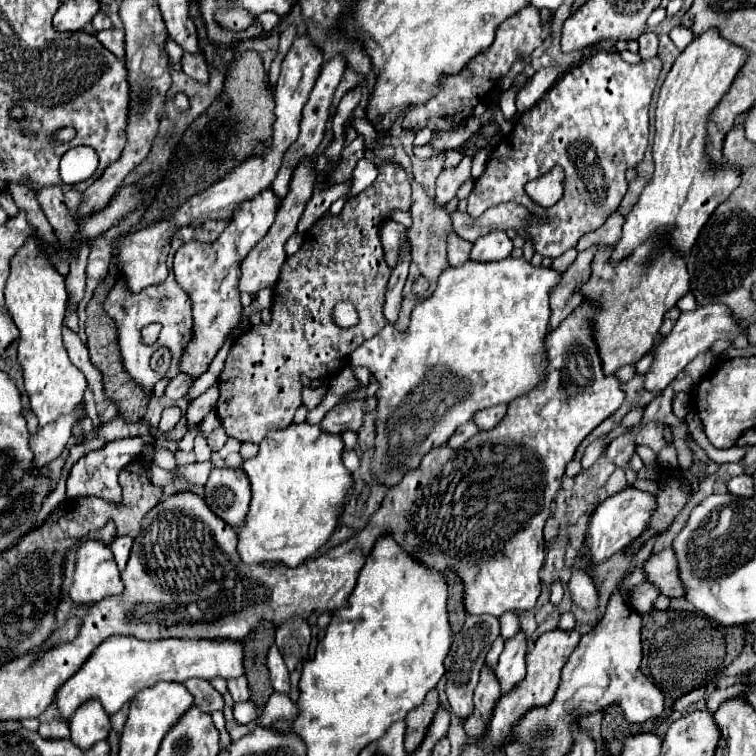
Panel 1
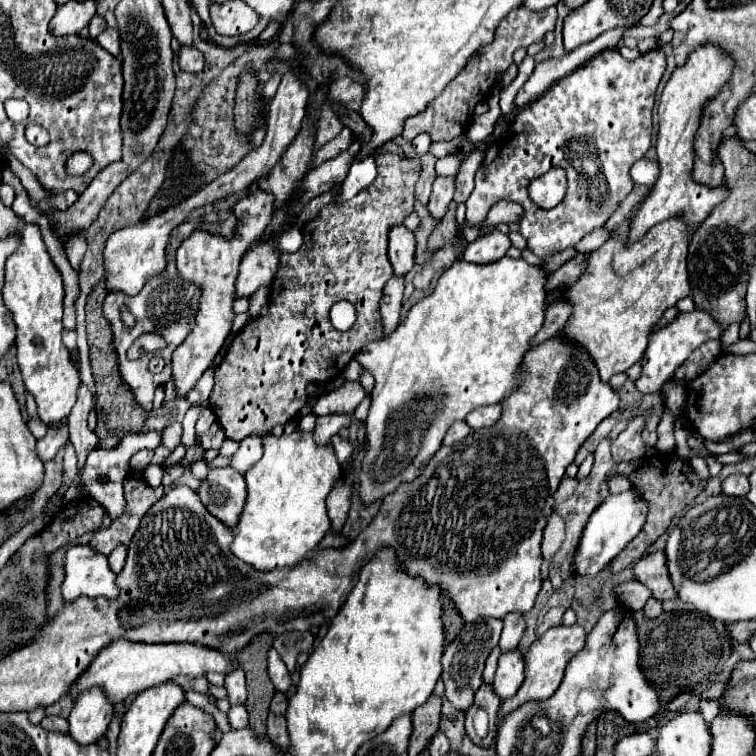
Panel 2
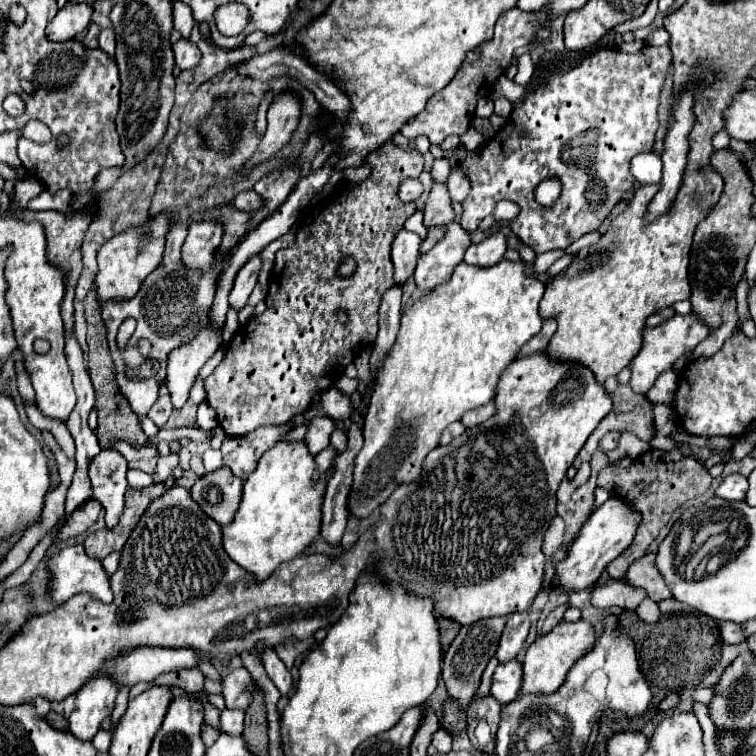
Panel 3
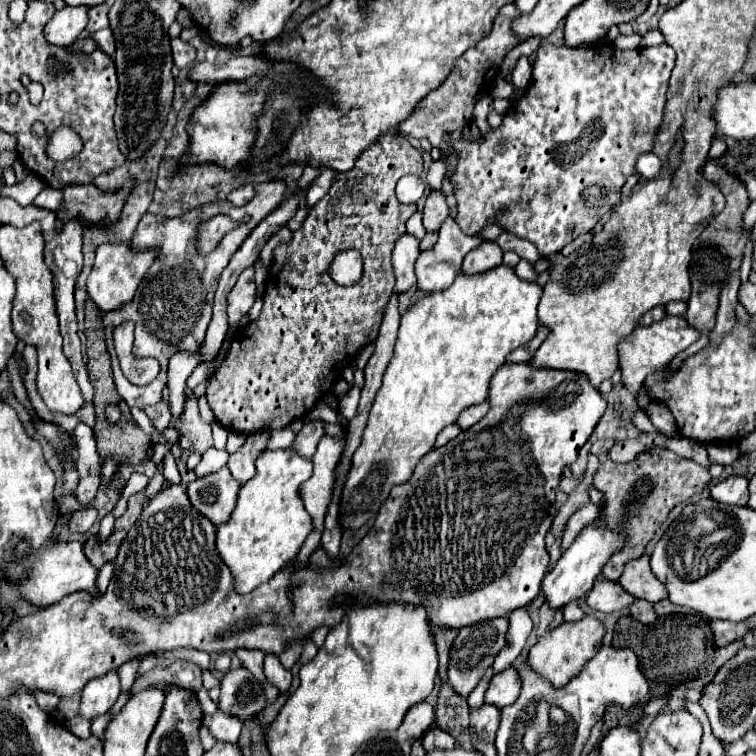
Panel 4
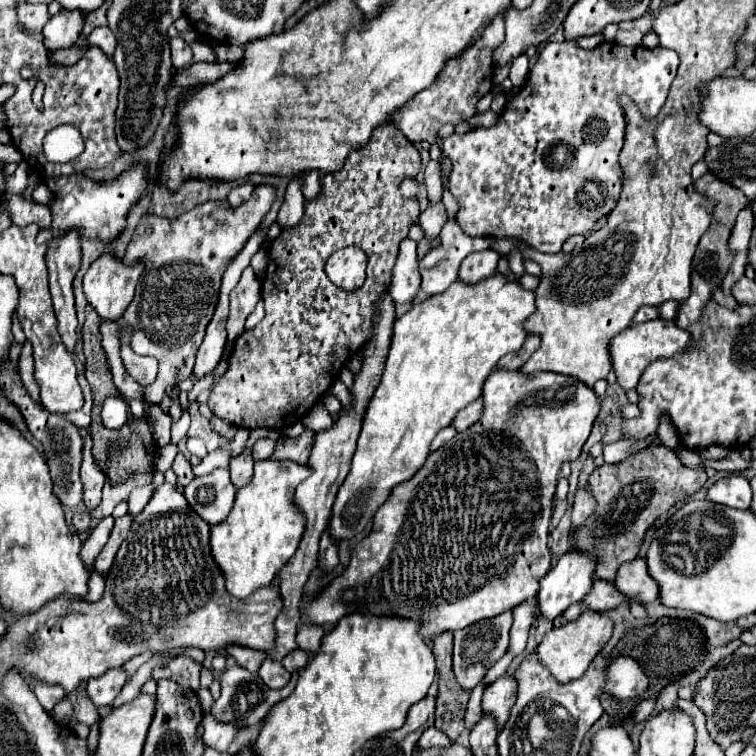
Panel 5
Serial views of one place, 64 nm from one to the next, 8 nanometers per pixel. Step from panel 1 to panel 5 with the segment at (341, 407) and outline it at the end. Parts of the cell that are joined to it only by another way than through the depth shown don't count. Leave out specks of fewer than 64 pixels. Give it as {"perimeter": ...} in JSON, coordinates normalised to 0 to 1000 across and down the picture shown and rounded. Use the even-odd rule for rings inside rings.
{"perimeter":[[[402,569],[402,574],[394,577],[394,579],[368,582],[362,601],[357,606],[368,608],[368,611],[384,608],[384,611],[392,611],[392,614],[405,614],[407,603],[410,603],[410,593],[413,593],[413,579],[415,579],[415,571]]]}

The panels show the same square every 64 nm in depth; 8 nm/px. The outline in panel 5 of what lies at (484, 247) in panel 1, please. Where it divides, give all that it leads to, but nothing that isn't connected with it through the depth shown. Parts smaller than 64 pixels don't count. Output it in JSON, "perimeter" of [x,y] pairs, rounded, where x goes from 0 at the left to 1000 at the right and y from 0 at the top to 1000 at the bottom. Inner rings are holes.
{"perimeter":[[[656,331],[624,333],[619,341],[614,341],[606,368],[616,376],[632,376],[656,362],[659,344],[661,344],[661,336]]]}

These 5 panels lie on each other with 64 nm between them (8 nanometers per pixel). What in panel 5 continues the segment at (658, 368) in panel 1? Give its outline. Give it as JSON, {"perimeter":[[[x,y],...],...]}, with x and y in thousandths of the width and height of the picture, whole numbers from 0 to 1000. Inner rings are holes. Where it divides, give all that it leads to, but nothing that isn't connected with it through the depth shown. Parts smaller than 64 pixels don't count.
{"perimeter":[[[868,421],[868,423],[860,423],[860,426],[831,431],[831,437],[815,442],[804,455],[810,489],[815,492],[817,508],[825,516],[841,513],[841,505],[844,505],[847,495],[852,492],[852,484],[857,484],[857,479],[862,479],[868,474],[886,474],[892,466],[899,466],[910,452],[913,452],[913,442],[907,437],[897,434],[892,423]]]}

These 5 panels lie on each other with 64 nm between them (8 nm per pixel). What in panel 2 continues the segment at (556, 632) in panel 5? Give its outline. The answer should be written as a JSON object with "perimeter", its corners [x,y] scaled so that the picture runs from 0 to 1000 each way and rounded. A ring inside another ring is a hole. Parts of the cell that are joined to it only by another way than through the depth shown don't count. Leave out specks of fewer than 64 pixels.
{"perimeter":[[[741,825],[741,828],[728,831],[709,849],[704,849],[701,860],[693,868],[693,876],[696,876],[696,886],[693,886],[693,894],[696,897],[693,897],[693,905],[688,907],[688,913],[683,915],[680,923],[672,923],[672,926],[664,929],[664,934],[661,934],[661,950],[669,942],[677,942],[680,937],[685,937],[688,931],[693,931],[698,926],[720,926],[720,923],[728,923],[738,913],[738,907],[741,907],[743,897],[746,897],[746,886],[749,886],[751,873],[757,868],[762,868],[762,862],[767,862],[772,857],[775,841],[778,841],[778,836],[770,828],[765,828],[765,825],[759,825],[759,828]]]}

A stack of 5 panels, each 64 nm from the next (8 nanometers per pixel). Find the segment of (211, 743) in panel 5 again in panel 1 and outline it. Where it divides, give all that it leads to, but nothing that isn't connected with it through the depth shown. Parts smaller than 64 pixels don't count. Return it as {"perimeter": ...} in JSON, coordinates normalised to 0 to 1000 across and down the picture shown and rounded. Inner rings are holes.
{"perimeter":[[[331,926],[310,931],[310,952],[315,958],[331,958],[339,947],[341,947],[341,937]]]}

